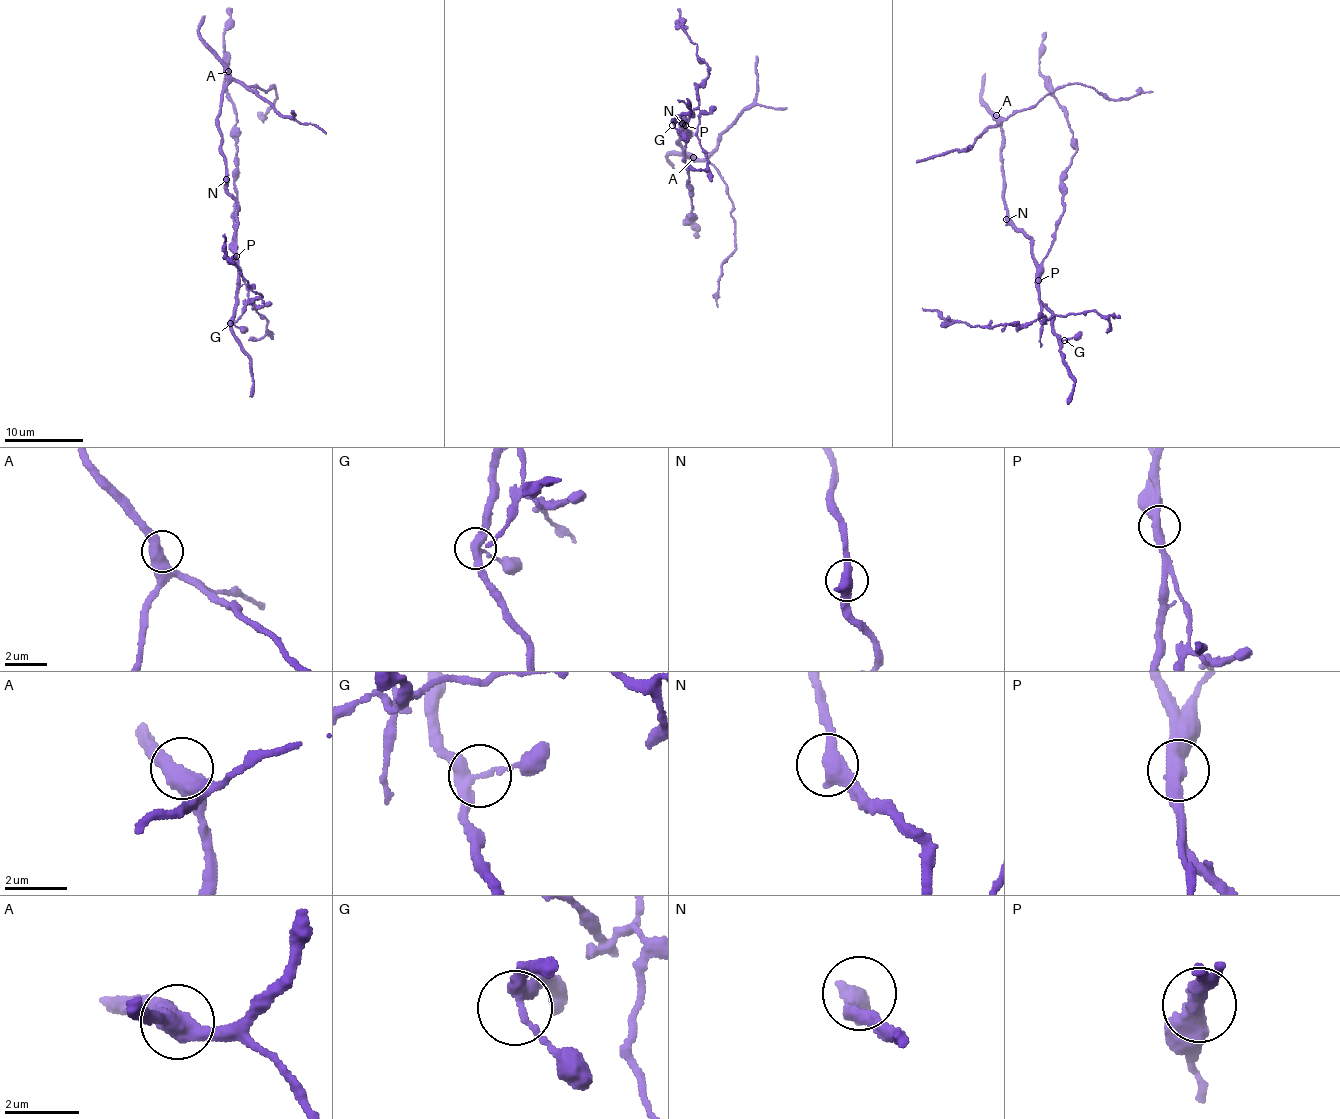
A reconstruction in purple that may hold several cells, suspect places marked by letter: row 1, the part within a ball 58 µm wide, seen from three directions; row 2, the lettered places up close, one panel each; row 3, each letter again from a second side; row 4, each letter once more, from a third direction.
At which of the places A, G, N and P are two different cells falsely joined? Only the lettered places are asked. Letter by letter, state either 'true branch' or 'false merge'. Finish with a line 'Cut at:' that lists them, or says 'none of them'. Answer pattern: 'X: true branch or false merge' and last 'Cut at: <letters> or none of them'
A: true branch
G: true branch
N: true branch
P: false merge
Cut at: P

